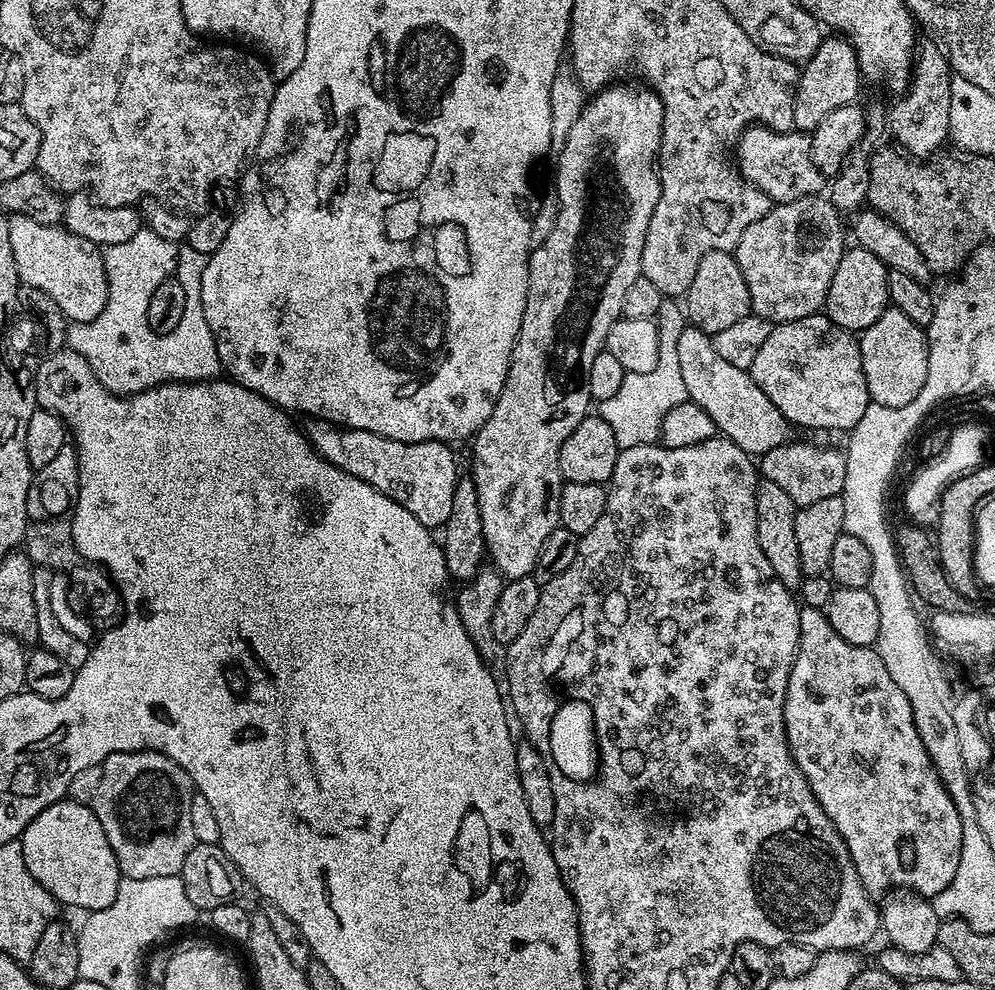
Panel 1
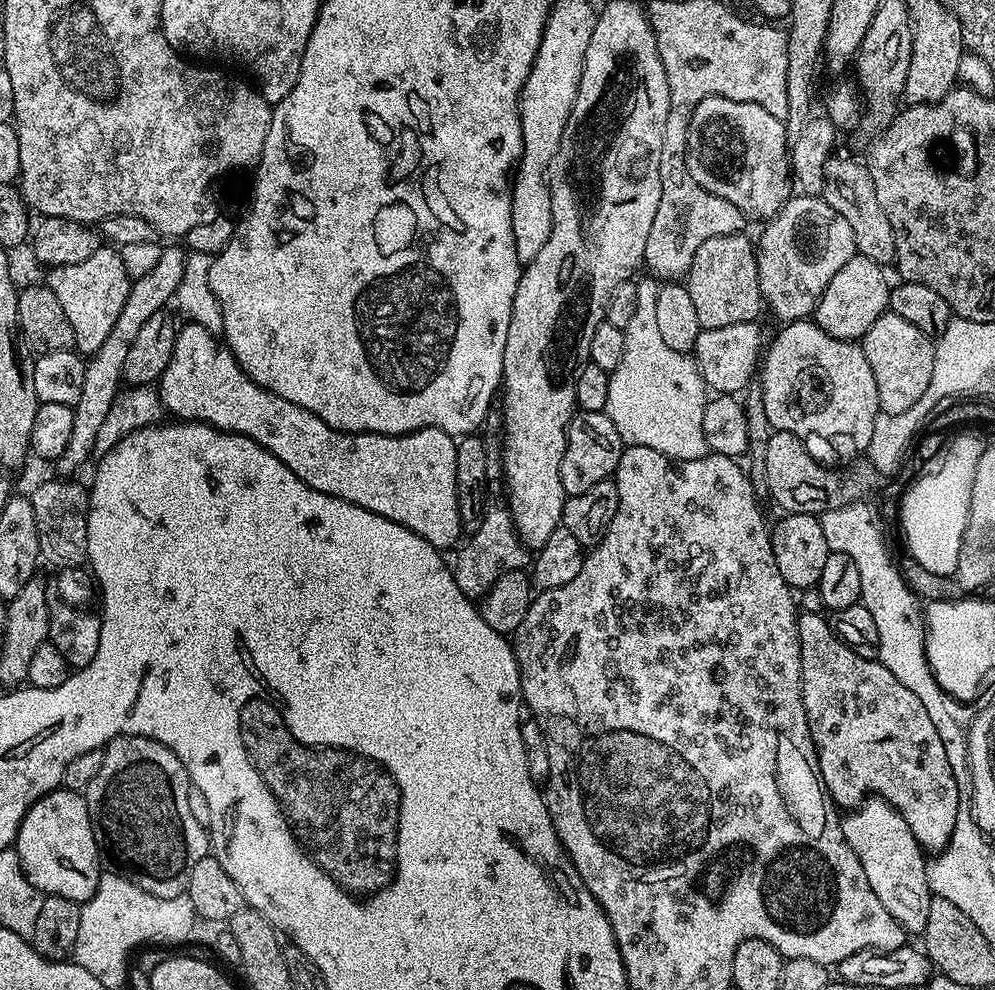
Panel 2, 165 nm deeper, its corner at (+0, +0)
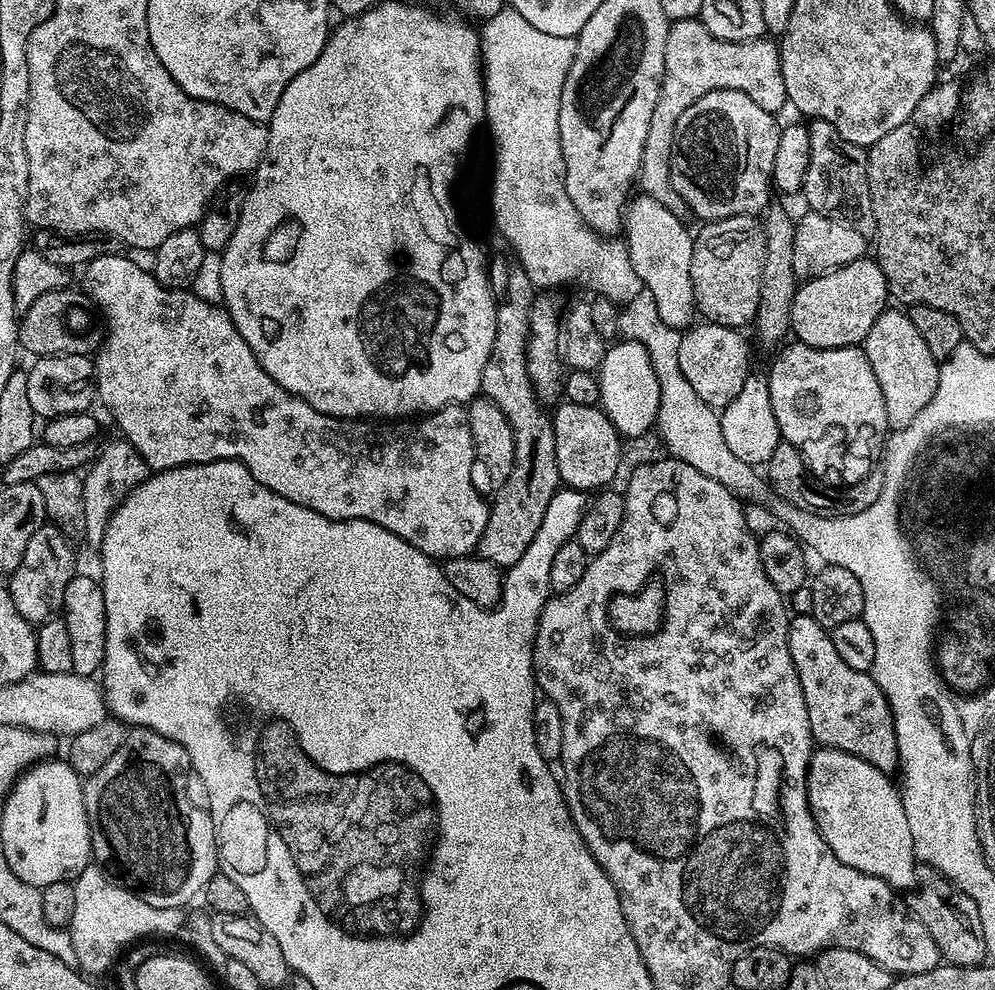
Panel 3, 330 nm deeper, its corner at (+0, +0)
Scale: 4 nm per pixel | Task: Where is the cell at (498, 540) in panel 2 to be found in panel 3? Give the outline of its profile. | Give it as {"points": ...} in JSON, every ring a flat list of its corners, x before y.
{"points":[[496,352,492,357,492,368,484,368,480,390,483,395,491,398,506,414,510,422,510,430,514,434,514,466,510,470,510,478,506,478,506,486,495,493,488,510,486,530,478,542,476,552,484,560,496,564,502,570,513,568,526,554,530,542,534,542,534,534,538,534,538,526,542,526,542,518,546,514,546,506,550,506,550,498,561,487,558,474,558,458,554,450,554,430,552,429,551,415,543,412,541,401,528,377,528,362,520,364,520,356,508,356,508,352]]}

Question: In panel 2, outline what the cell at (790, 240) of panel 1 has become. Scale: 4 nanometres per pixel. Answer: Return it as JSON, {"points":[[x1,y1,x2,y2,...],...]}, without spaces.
{"points":[[803,194,793,195,791,200,787,200,780,208,780,213,772,217,763,225,764,233,760,236,760,244,755,245,756,261,758,262,758,282,760,283,761,301,780,319,780,322,791,322,794,320,807,320,813,315,818,306,818,302,822,298,822,294,826,290,826,286,830,282,830,278,834,278,834,274,838,274,838,270,842,270,842,266,846,266,846,262,850,262,850,258,857,255,856,243,854,242,854,230,850,230,846,218,842,218,842,214,838,214,838,210,834,210,820,196,805,196]]}

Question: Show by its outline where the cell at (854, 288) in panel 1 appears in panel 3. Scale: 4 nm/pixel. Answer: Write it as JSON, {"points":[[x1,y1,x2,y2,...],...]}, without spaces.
{"points":[[875,259,855,260,813,280,803,281,797,287,790,310,791,335,811,348,863,345,866,334,870,334,870,326,878,322,889,300,888,283]]}

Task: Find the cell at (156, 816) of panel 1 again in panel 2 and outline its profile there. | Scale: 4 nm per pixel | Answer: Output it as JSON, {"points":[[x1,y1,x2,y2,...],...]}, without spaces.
{"points":[[119,736,107,744,103,753,102,766,98,774,94,774,94,782,90,782,90,786,82,793,96,845,106,857,107,863,108,860,112,863,109,865,129,873,145,872,148,876,139,877,138,883,150,894,171,900,185,895,190,882,190,870,194,870,195,864,209,855,210,836,205,825,194,819,194,813,190,810,190,781,182,762,178,762,169,748,151,736]]}

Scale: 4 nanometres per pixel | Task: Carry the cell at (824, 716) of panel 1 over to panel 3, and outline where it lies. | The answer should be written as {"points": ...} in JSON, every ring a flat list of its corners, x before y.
{"points":[[793,615,788,621,788,645,790,658,794,658,794,670,802,686,802,698,806,702,806,714,810,718,812,739,819,747,837,748,846,754,854,754,870,766,892,774,900,767,900,751,896,741,896,730,888,699,882,694,878,682,869,673,846,666,832,641,832,633,818,623,813,616]]}

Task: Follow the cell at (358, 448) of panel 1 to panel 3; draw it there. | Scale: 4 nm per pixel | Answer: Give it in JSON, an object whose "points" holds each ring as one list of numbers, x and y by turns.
{"points":[[111,254,94,258,83,269,86,291,95,302,96,307,100,309,106,321,106,335,103,344,100,345,94,356,94,367,96,370,96,394,99,403,104,403,108,407,110,415,116,419,116,424,120,427,119,435,130,442,130,446,134,446,134,450,141,456,144,463,148,465,152,472,165,472,167,468,181,468,184,464,205,464,206,462,214,462,215,460,237,460,246,466,246,470,250,470,250,474,254,474,254,478,262,486,266,486,270,490,274,490,274,494,282,494,282,498,290,498,290,502,298,502,298,506,306,506,310,510,314,510,318,514,322,514,331,520,369,520,378,526,382,526,386,530,390,530,390,534,398,534,398,538,402,538,406,542,410,542,410,546,414,546,418,550,422,550,422,554,433,558,451,558,453,556,471,556,476,552,478,542,482,538,482,534,486,530,486,522,488,521,489,501,481,496,478,490,474,490,474,482,470,482,470,466,474,462,474,442,470,438,470,422,468,421,467,411,459,404,450,404,447,408,442,408,438,412,421,415,419,418,409,419,407,422,369,422,367,419,359,420,337,420,334,416,327,416,321,412,316,412,314,406,310,406,302,398,298,398,294,394,290,394,282,386,278,386,278,382,274,382,274,378,270,378,270,374,266,374,266,370,262,370,262,366,258,362,258,358,254,358,254,350,250,350,250,346,246,346,246,338,242,338,242,334,238,334,238,330,234,326,234,322,229,318,227,311,220,304,211,304,202,298,198,298,196,293,183,288,166,288,157,282,152,272,141,270,139,266,134,266,134,262,130,262,130,258,126,254]]}

